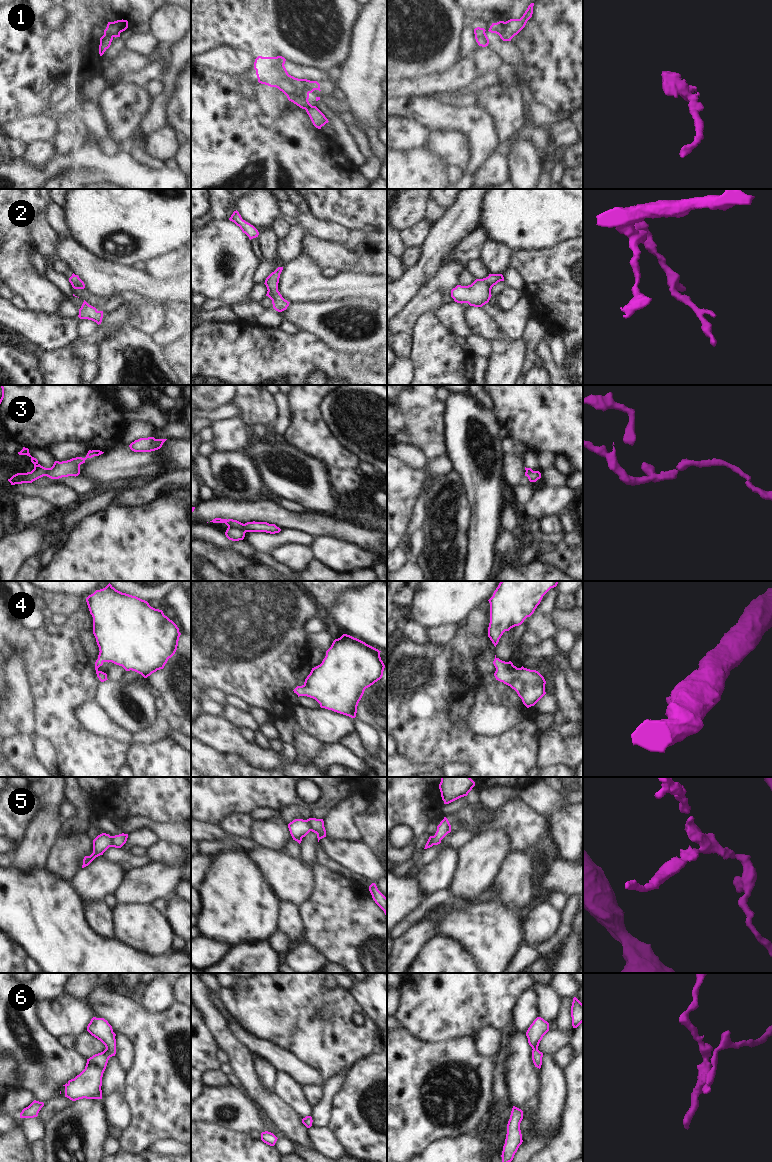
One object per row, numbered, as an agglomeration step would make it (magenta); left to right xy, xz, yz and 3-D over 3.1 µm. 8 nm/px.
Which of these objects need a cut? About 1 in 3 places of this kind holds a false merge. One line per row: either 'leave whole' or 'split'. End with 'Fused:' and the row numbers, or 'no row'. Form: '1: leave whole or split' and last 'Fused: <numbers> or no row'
1: split
2: leave whole
3: split
4: leave whole
5: split
6: leave whole
Fused: 1, 3, 5

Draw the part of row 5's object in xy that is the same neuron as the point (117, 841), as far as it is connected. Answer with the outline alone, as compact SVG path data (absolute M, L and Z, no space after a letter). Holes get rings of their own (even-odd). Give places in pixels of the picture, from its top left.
M119 834L111 836L110 847L121 848L127 841L128 834Z

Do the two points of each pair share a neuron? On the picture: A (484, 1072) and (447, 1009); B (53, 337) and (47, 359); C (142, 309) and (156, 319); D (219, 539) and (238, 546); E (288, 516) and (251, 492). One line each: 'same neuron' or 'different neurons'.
A: different neurons
B: different neurons
C: same neuron
D: same neuron
E: different neurons

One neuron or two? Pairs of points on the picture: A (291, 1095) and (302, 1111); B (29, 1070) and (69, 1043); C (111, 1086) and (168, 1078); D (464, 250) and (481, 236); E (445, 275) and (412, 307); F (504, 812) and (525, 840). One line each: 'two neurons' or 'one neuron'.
A: one neuron
B: two neurons
C: two neurons
D: one neuron
E: one neuron
F: one neuron

